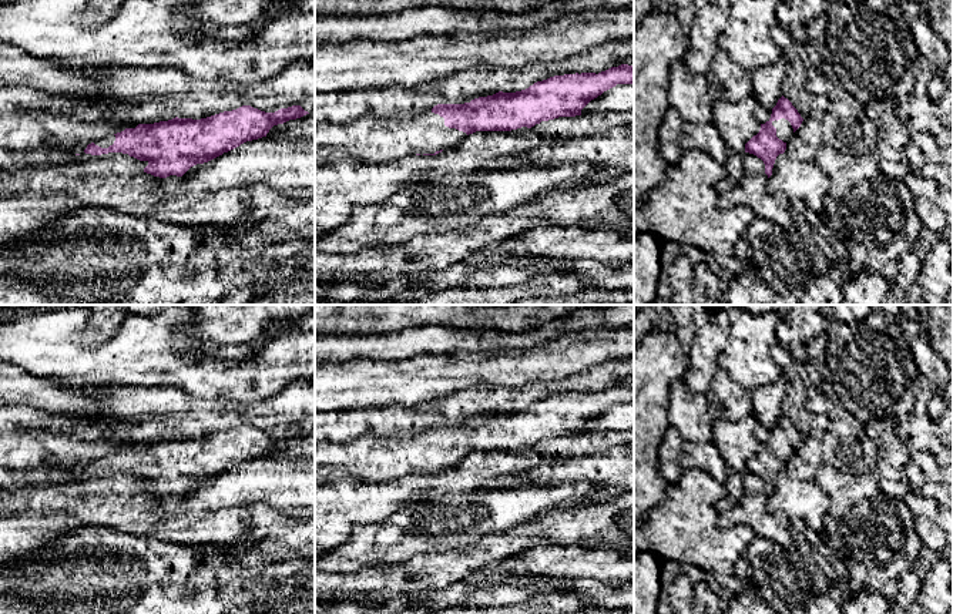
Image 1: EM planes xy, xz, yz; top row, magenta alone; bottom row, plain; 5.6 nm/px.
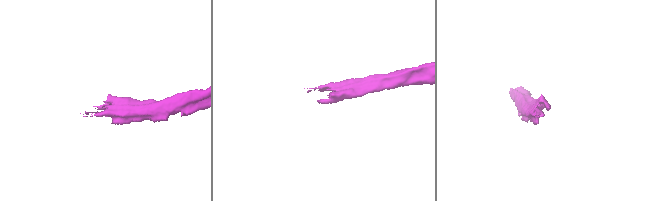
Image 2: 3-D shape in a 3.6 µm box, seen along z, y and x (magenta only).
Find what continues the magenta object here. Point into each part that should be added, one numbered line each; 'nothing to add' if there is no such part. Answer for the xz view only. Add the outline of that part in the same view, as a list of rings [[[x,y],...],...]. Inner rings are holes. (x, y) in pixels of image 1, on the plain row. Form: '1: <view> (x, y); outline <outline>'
1: xz (369, 459); outline [[[432,430],[412,437],[363,435],[349,442],[315,443],[315,484],[352,476],[362,483],[379,483],[416,473],[434,473],[467,453],[444,444]]]

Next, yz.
1: yz (784, 449); outline [[[781,437],[778,440],[776,439],[772,440],[772,444],[776,447],[776,456],[782,459],[783,462],[788,462],[788,459],[793,453],[793,447],[791,442],[785,437]]]

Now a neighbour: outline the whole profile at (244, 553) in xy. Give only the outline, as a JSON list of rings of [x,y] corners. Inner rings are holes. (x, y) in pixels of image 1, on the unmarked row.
[[[258,504],[256,511],[251,516],[255,541],[251,544],[226,546],[228,563],[239,561],[252,568],[255,564],[272,564],[288,560],[315,558],[315,513],[309,511],[301,517],[289,517],[283,510],[266,504]]]

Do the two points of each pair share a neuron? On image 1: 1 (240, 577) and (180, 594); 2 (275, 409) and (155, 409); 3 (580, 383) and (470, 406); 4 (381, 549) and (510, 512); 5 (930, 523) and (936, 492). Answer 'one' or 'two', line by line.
1: one
2: one
3: one
4: one
5: two

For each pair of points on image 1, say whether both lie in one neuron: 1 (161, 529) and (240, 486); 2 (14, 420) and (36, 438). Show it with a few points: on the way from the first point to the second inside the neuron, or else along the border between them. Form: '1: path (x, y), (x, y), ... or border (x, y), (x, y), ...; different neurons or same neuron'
1: border (161, 503), (167, 510), (221, 510), (227, 507); different neurons
2: path (20, 426), (30, 436); same neuron

